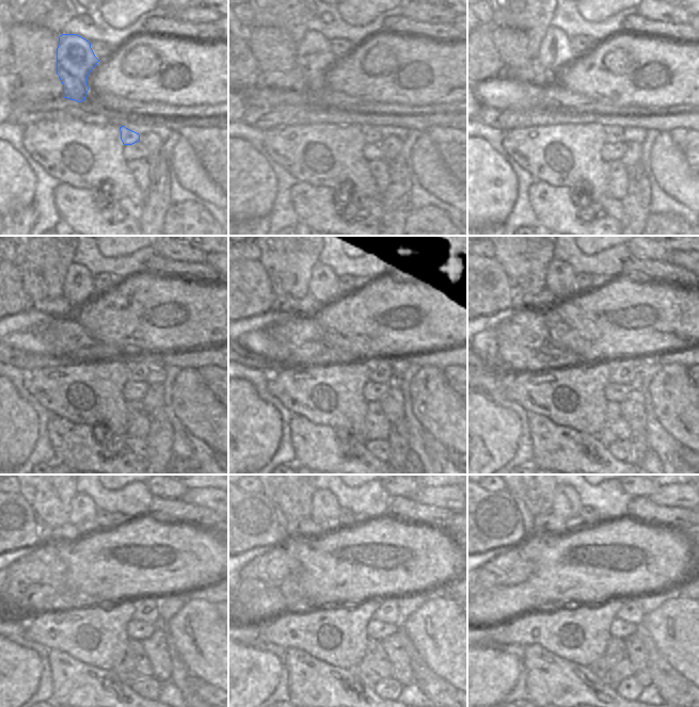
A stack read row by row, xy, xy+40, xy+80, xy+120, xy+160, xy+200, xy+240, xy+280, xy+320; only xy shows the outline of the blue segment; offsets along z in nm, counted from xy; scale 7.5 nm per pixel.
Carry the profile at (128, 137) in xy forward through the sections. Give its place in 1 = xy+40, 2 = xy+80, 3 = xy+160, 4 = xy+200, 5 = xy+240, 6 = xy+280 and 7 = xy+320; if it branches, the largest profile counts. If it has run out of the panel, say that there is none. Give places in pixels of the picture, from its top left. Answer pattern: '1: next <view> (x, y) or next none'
1: next xy+40 (371, 134)
2: next xy+80 (613, 133)
3: next xy+160 (380, 370)
4: next xy+200 (623, 370)
5: next xy+240 (146, 610)
6: next xy+280 (387, 612)
7: next xy+320 (631, 612)

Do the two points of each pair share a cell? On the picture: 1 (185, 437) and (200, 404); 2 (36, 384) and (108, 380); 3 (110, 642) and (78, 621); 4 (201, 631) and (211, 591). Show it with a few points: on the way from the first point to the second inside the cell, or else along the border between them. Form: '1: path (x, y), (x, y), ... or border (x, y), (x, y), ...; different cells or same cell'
1: border (174, 410), (177, 419), (194, 436), (208, 446); different cells
2: path (54, 384), (67, 384), (74, 380), (90, 380); same cell
3: path (102, 633), (99, 628), (86, 627); same cell
4: border (187, 599), (204, 599), (216, 604); different cells

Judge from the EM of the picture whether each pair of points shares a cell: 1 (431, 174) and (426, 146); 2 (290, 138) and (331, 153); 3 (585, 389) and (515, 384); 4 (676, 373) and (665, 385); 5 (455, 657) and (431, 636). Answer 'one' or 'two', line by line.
1: one
2: one
3: one
4: one
5: one

